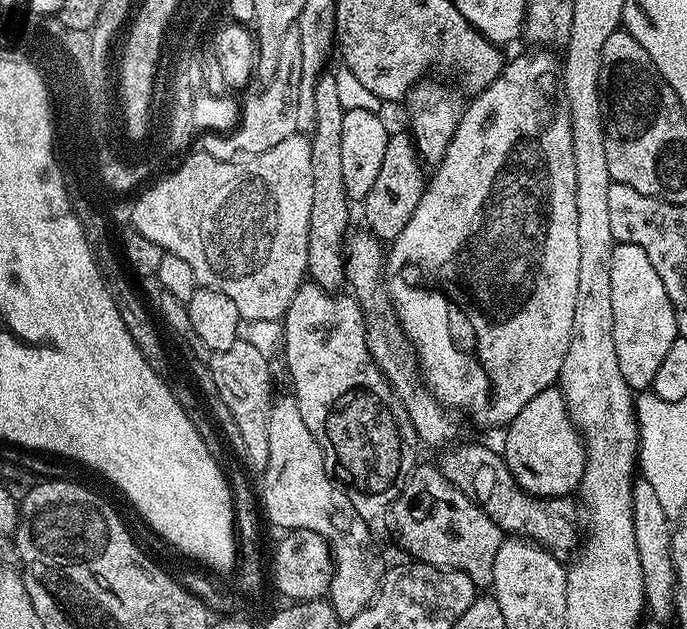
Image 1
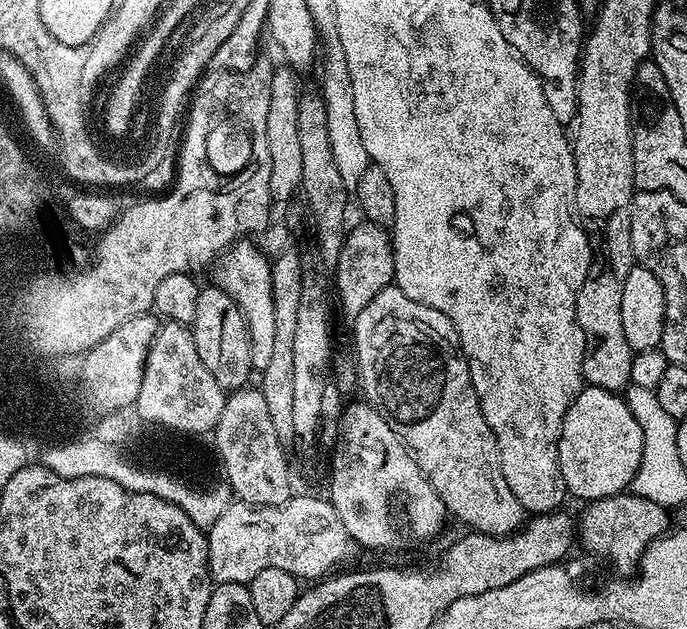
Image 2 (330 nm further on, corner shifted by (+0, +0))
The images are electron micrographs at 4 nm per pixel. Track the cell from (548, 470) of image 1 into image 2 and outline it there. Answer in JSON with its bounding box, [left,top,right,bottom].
[558,386,642,502]

